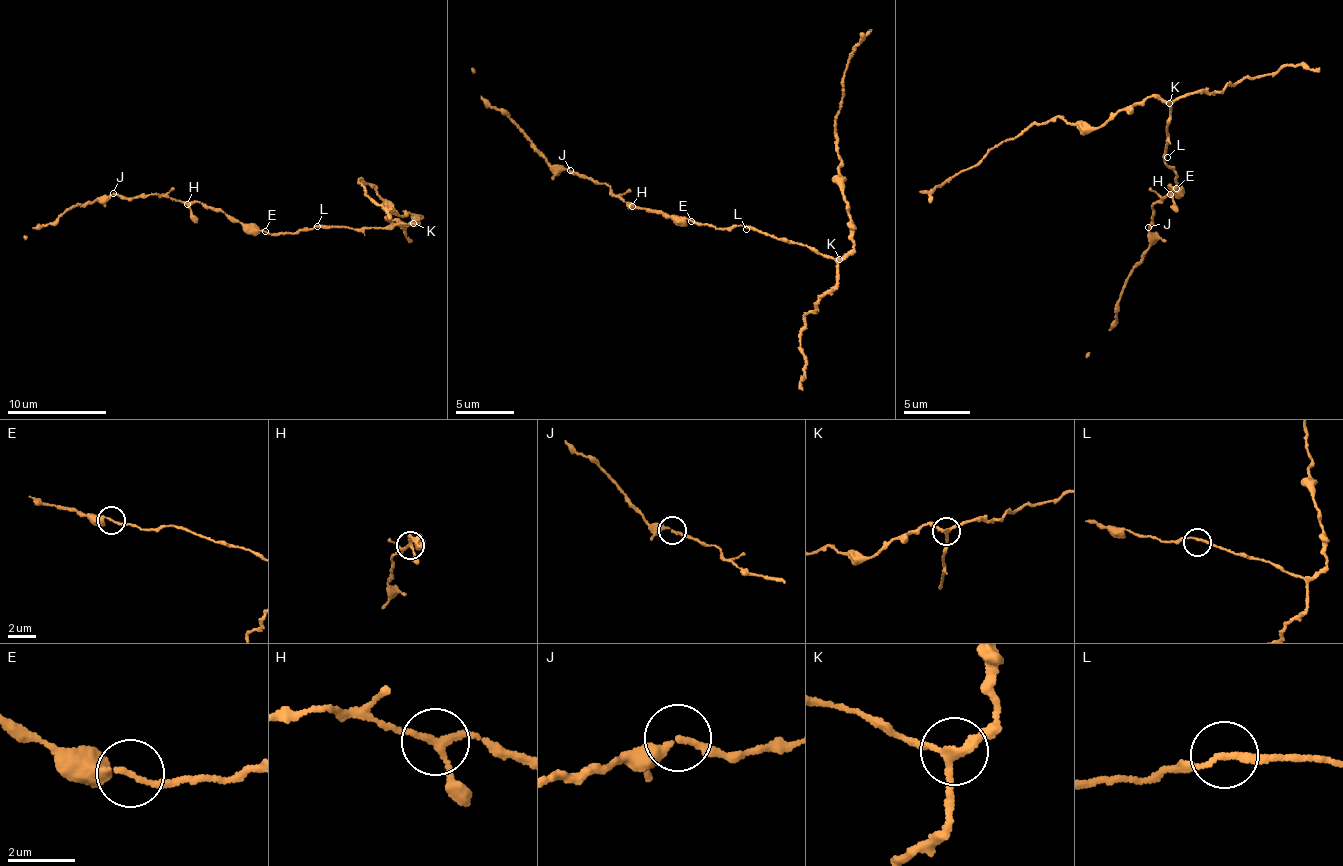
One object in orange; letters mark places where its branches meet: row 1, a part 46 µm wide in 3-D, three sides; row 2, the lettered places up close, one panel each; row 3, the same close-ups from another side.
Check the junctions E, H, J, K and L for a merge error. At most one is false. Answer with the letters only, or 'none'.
K

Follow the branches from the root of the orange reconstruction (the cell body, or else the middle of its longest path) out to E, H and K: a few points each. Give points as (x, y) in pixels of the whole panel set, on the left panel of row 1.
E: (316, 227), (291, 234), (266, 231)
H: (316, 227), (291, 234), (251, 232), (223, 210), (212, 211), (200, 203), (187, 204)
K: (316, 227), (388, 228), (400, 223), (414, 224)

